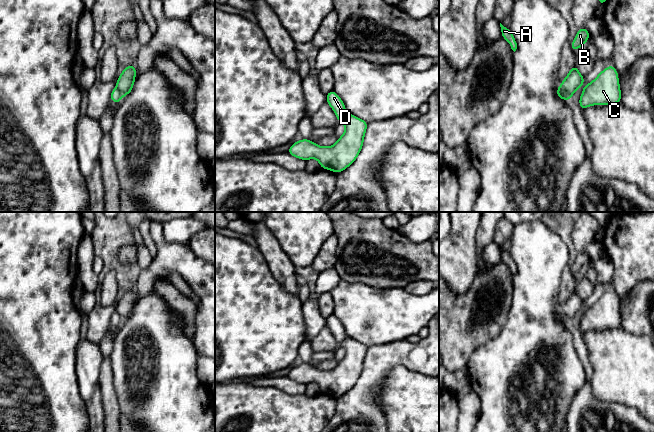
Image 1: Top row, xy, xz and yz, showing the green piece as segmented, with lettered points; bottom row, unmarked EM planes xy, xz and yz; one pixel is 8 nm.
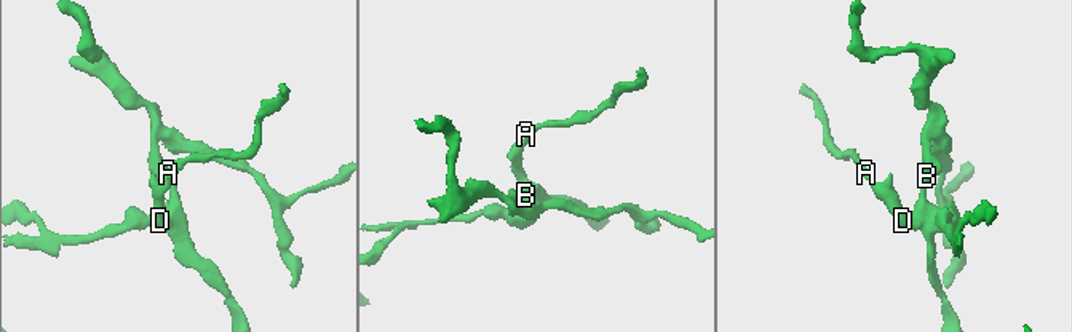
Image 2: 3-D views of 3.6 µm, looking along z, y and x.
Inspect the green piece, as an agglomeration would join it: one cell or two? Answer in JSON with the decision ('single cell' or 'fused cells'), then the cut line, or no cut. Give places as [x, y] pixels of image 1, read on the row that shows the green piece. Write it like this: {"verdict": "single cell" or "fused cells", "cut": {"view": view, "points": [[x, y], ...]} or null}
{"verdict": "fused cells", "cut": {"view": "yz", "points": [[560, 85], [571, 95]]}}

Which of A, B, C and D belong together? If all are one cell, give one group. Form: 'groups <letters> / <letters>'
groups A D / B C

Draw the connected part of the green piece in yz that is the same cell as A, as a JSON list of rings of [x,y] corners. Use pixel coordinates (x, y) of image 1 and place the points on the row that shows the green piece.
[[[500,23],[500,27],[501,27],[502,37],[509,42],[511,49],[515,52],[517,49],[517,43],[510,29],[504,27],[501,23]]]

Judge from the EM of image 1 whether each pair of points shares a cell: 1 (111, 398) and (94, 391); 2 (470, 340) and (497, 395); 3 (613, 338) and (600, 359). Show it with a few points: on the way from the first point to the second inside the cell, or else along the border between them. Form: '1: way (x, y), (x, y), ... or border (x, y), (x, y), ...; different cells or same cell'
1: border (100, 369), (100, 397), (105, 416); different cells
2: border (495, 336), (480, 345), (472, 353), (466, 366); different cells
3: way (613, 343), (613, 346), (605, 354); same cell

